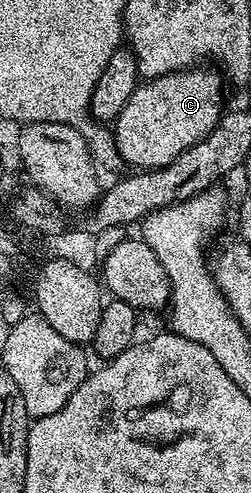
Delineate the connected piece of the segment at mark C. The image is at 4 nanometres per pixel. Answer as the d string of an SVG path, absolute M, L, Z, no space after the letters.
M199 65L187 70L176 70L158 78L142 81L135 88L135 92L131 92L131 100L127 100L123 112L119 112L117 121L111 126L117 151L126 167L148 172L157 170L160 166L171 164L180 154L187 152L187 148L203 141L219 124L221 115L226 109L225 90L221 87L223 78L216 69L213 69L214 71L205 69L213 68Z

